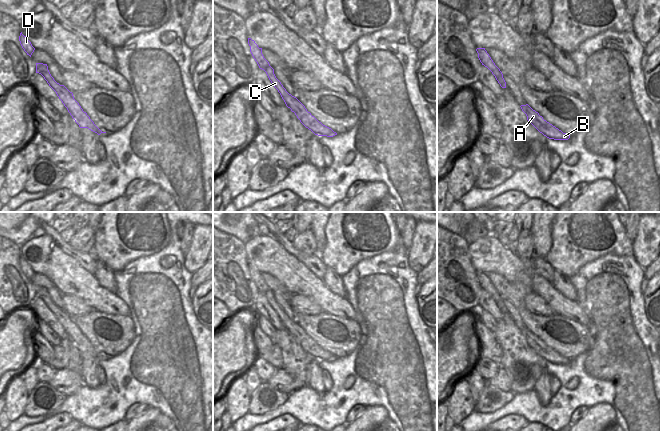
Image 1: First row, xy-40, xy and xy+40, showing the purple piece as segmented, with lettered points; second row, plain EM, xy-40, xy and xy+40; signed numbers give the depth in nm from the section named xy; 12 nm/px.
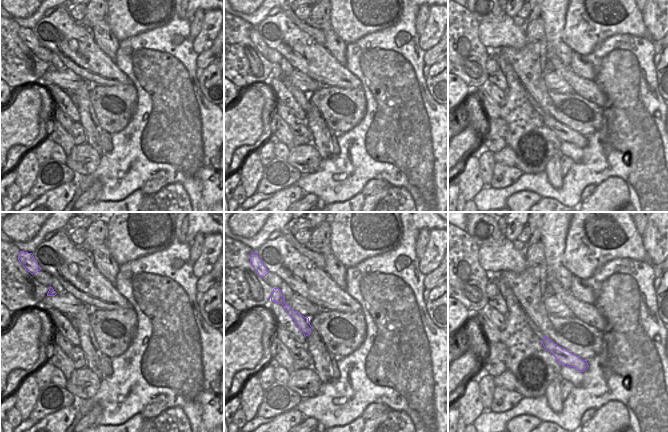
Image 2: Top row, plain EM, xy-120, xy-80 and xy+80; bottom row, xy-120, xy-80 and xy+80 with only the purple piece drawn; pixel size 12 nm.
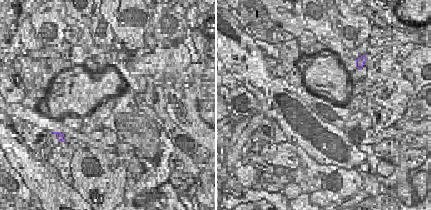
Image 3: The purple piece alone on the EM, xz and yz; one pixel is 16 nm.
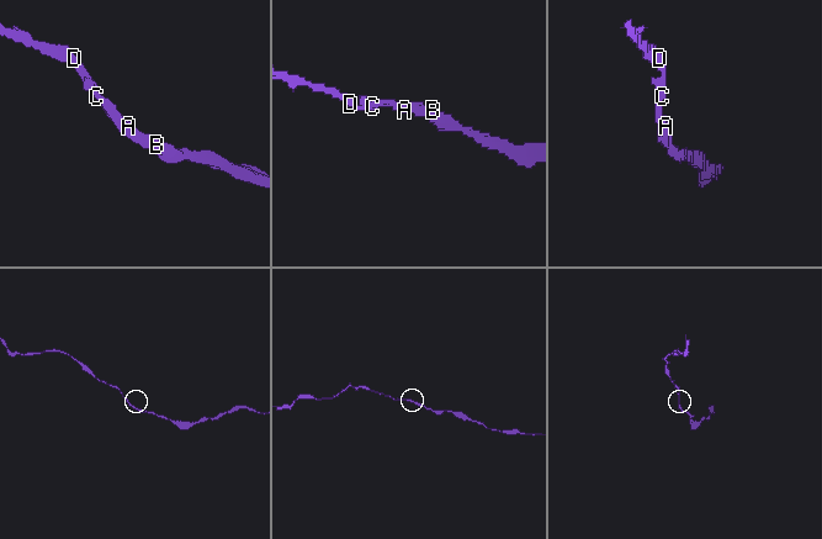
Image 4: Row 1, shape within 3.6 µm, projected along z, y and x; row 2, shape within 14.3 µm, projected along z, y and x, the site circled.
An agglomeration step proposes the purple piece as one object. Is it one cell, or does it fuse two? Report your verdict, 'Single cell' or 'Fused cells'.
Single cell

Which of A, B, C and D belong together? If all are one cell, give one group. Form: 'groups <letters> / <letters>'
groups A B C D

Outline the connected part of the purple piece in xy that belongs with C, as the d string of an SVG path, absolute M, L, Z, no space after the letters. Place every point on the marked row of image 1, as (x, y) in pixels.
M248 38L248 44L250 46L250 52L257 62L260 69L264 70L273 84L278 90L286 106L295 113L300 122L315 135L333 137L337 135L331 128L323 125L319 122L310 112L307 111L305 106L294 96L289 94L283 87L281 82L276 78L274 69L270 66L269 62L264 58L262 54L262 48L259 48L254 40Z

